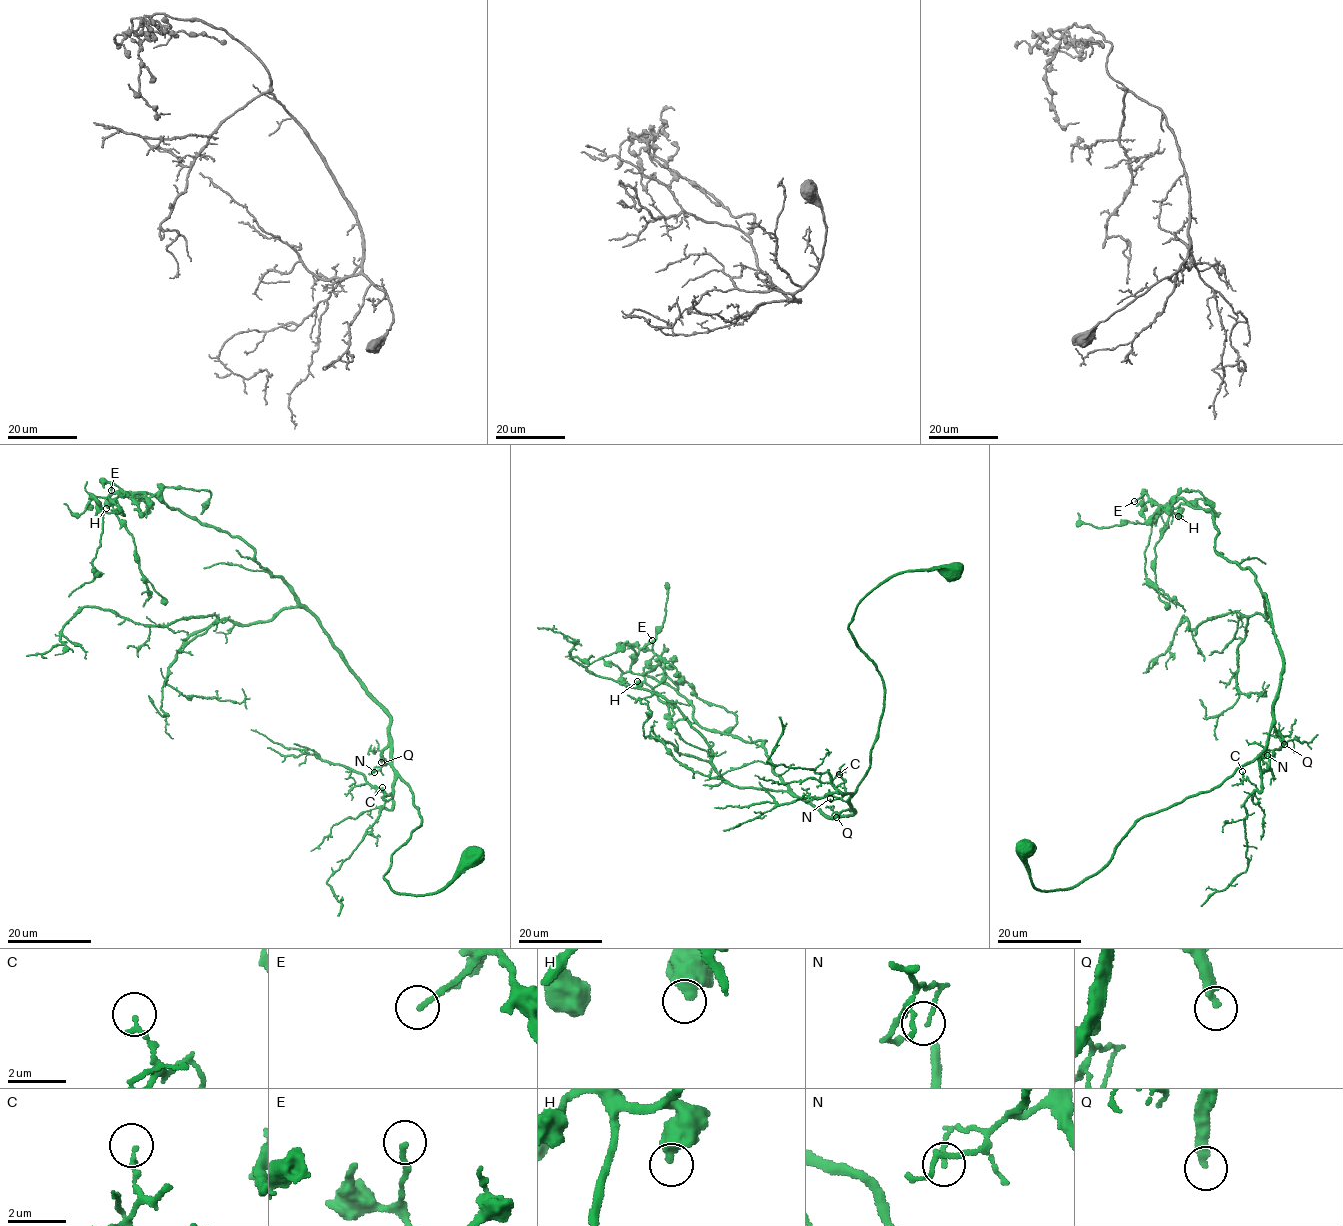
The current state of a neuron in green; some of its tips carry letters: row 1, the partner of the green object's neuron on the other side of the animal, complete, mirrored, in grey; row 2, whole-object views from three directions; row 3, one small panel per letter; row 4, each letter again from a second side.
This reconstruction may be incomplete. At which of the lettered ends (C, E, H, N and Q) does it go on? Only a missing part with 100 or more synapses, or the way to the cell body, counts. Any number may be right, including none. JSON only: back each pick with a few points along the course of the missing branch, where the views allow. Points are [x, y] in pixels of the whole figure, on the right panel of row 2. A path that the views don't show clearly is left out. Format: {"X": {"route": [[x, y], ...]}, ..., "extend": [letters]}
{"extend": ["Q"]}

